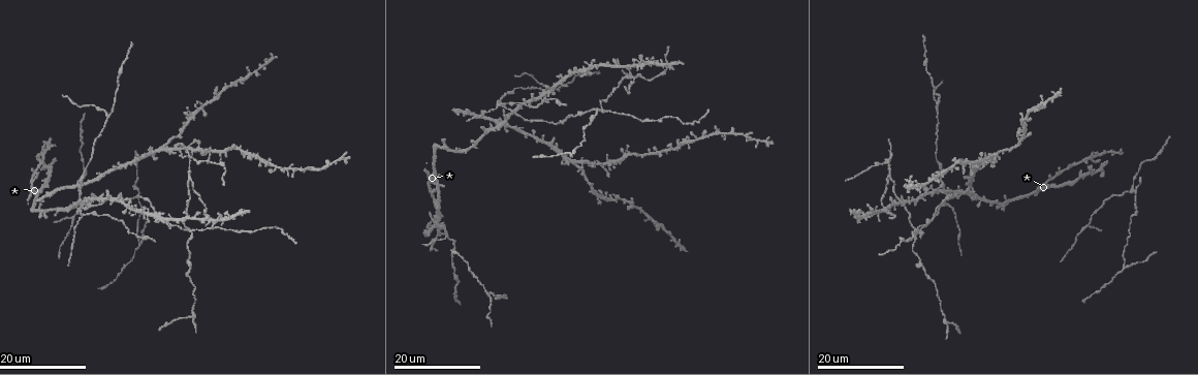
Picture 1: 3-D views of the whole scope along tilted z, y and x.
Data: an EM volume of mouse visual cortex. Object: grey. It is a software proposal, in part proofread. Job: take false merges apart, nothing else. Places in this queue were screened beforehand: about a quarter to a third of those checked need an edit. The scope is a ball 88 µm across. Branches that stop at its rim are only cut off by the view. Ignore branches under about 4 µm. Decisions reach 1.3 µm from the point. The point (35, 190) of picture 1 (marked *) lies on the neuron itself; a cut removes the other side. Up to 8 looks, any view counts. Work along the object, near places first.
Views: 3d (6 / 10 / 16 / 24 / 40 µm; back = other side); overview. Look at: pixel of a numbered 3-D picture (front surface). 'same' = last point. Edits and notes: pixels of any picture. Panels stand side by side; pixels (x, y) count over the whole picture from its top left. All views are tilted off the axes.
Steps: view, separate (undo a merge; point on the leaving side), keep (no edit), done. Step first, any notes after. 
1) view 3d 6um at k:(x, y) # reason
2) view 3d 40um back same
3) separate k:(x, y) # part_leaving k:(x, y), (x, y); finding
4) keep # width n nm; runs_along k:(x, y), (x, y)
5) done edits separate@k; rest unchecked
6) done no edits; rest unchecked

view 3d 16um at 1:(1089, 227) # a fork

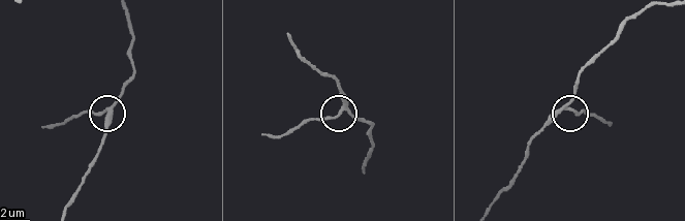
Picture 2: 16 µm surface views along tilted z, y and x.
view 3d 6um at 2:(109, 109)

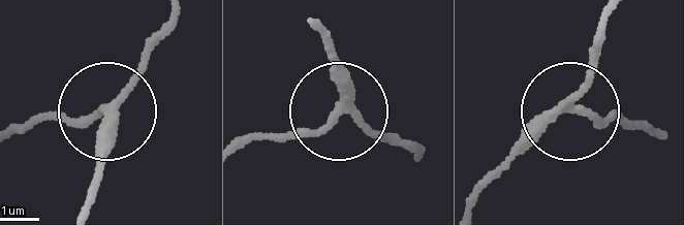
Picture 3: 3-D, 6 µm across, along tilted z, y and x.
keep # width 200 nm; runs_along 3:(605, 21), (574, 105), (629, 123); one neuron here

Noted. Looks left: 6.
view 3d 24um at 1:(490, 297)

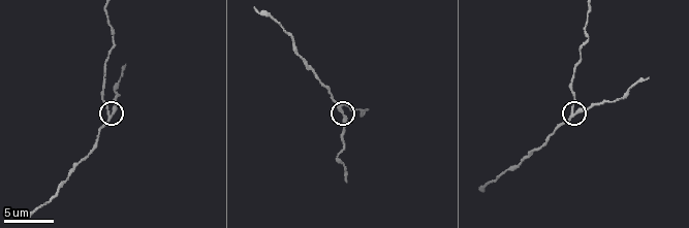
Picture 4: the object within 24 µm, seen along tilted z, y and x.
view 3d 10um at 4:(343, 116)

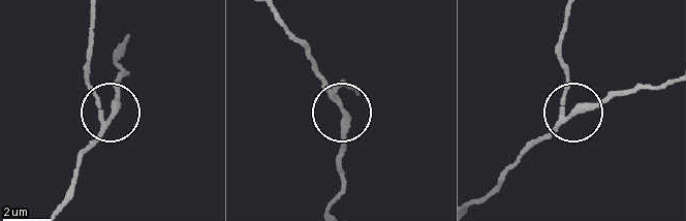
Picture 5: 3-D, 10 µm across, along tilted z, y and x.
view 3d 6um at 5:(115, 111)

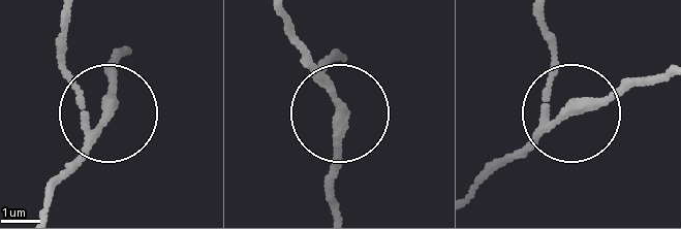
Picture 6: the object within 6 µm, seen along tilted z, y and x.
separate 6:(68, 72) # side_arm 9 um; part_leaving 6:(83, 127), (63, 22); two neurons meet here

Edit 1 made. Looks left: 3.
view overview # see it whole again

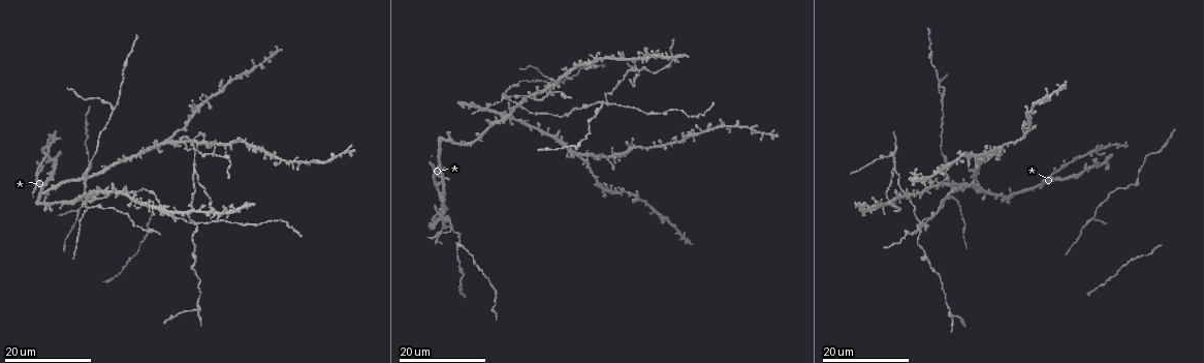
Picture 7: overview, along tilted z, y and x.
view 3d 16um at 7:(505, 116)

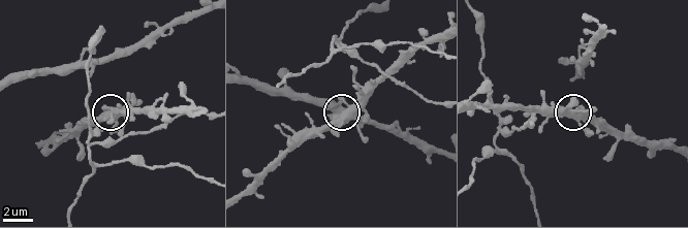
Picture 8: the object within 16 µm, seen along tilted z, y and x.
view 3d 6um at 8:(580, 105)

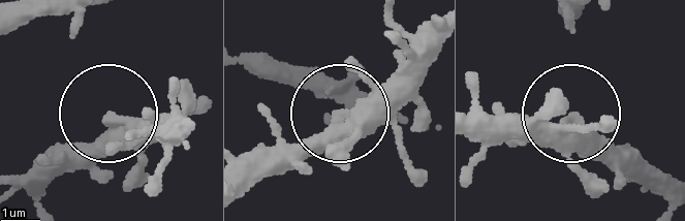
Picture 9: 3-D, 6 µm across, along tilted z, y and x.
keep # width 510 nm; all the same neuron

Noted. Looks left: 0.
done edits separate@6; rest unchecked

